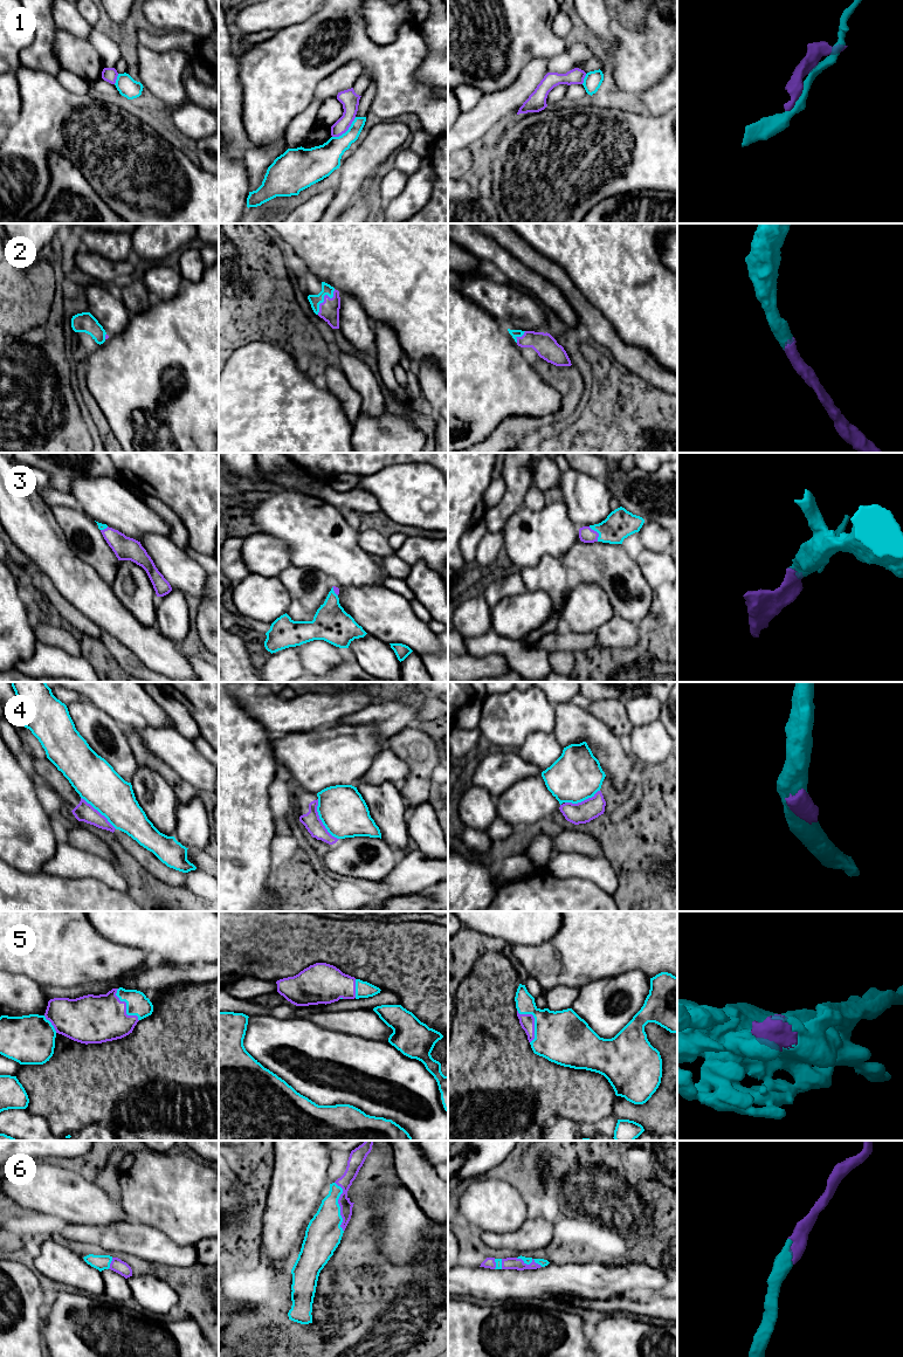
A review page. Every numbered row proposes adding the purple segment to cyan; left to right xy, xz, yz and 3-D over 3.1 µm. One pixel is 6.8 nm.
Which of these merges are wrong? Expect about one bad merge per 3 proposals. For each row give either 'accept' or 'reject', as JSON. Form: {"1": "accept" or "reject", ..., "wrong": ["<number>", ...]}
{"1": "reject", "2": "accept", "3": "accept", "4": "reject", "5": "accept", "6": "accept", "wrong": ["1", "4"]}

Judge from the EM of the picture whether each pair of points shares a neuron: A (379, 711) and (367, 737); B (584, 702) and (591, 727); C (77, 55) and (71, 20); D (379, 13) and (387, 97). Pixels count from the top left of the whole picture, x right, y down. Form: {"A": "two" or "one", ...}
{"A": "two", "B": "two", "C": "one", "D": "two"}

